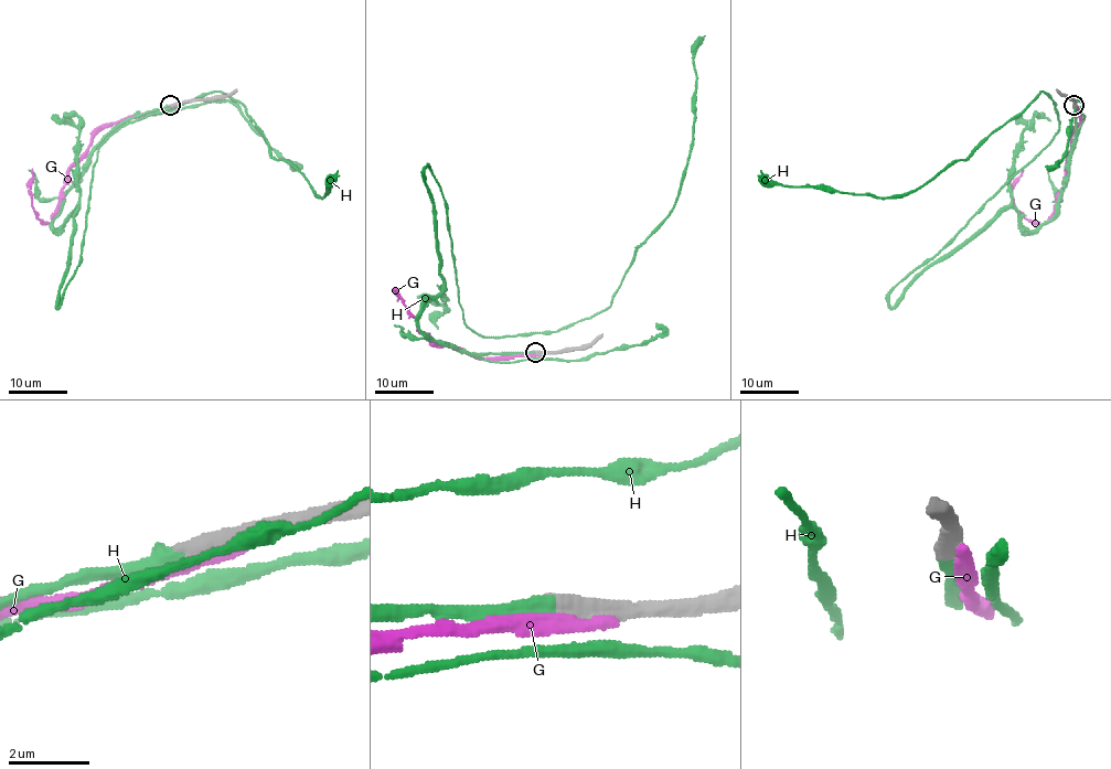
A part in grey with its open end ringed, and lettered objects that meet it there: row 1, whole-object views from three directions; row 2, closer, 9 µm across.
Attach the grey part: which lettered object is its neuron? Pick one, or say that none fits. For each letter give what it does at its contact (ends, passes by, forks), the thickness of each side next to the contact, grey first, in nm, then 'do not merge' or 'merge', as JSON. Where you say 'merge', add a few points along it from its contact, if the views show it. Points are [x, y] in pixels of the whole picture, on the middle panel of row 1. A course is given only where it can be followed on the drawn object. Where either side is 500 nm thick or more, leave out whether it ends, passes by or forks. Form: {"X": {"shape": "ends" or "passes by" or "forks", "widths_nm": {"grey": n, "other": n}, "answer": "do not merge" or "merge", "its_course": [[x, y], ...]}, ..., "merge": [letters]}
{"G": {"widths_nm": {"grey": 600, "other": 380}, "answer": "do not merge"}, "H": {"widths_nm": {"grey": 500, "other": 460}, "answer": "merge", "its_course": [[536, 352], [418, 328], [444, 280], [424, 170], [463, 323], [595, 316], [680, 190], [705, 35]]}, "merge": ["H"]}

